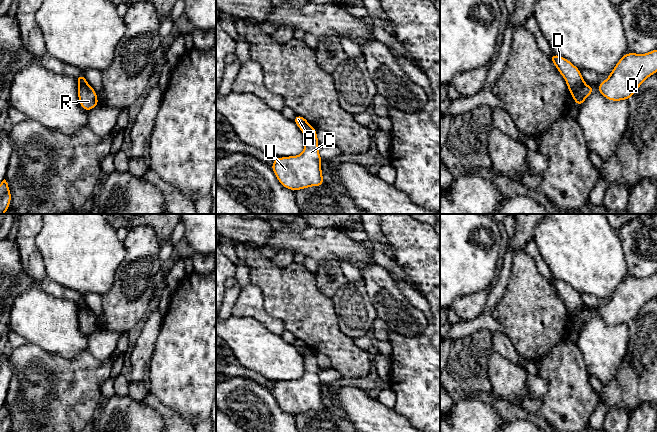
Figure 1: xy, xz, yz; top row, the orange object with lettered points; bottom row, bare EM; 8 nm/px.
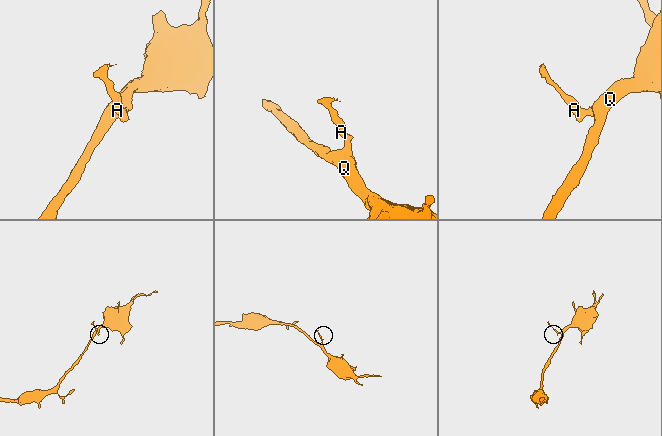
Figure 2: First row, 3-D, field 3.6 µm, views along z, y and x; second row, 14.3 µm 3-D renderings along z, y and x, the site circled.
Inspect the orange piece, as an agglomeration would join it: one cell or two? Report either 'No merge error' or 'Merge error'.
Merge error

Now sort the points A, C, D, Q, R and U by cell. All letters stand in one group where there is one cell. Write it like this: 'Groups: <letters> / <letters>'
Groups: A D / C Q R U

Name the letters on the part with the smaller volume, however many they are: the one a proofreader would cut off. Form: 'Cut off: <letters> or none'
Cut off: A, D

